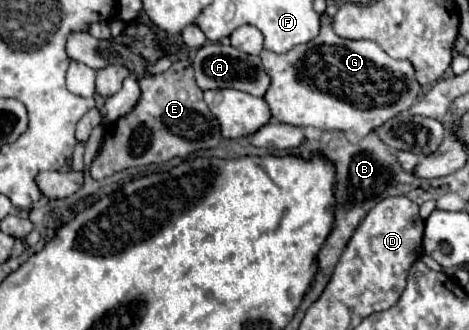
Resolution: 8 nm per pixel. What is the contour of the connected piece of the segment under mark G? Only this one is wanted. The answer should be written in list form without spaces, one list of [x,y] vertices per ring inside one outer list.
[[[330,20],[322,22],[320,34],[312,42],[296,46],[286,54],[262,50],[260,58],[272,78],[264,96],[272,116],[300,128],[354,130],[366,136],[386,120],[408,110],[420,94],[410,62],[390,58],[376,42],[340,38],[332,30]]]

